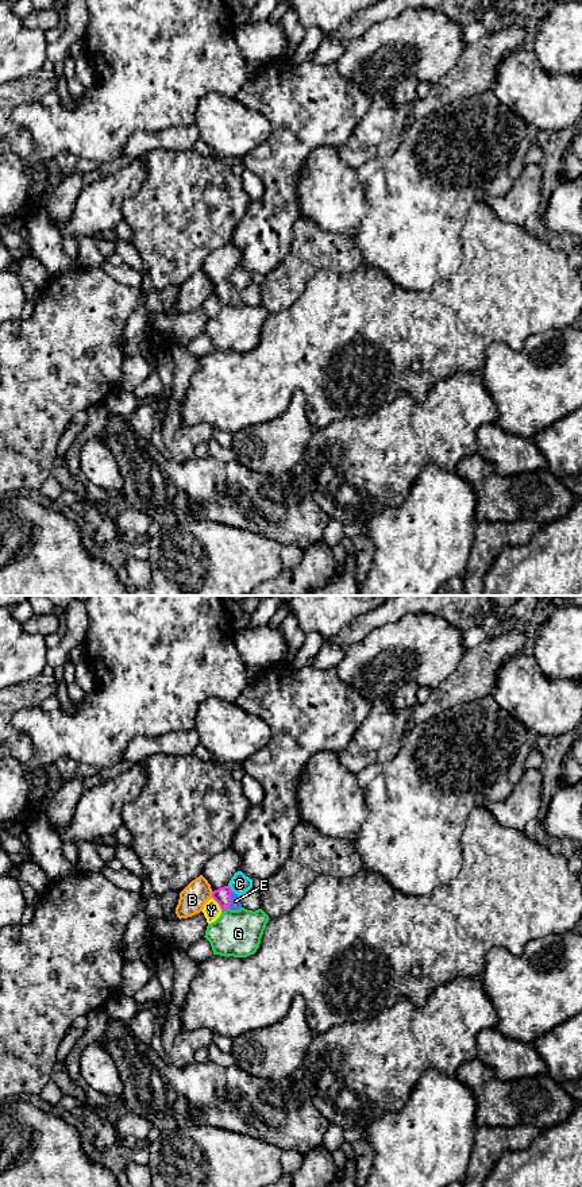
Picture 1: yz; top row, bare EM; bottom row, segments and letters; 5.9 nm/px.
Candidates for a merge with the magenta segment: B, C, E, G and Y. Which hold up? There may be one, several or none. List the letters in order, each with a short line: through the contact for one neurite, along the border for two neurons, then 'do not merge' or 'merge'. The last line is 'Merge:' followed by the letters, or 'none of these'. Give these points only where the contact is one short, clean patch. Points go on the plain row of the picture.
B: do not merge
C: do not merge
E: line yz (222, 291), (230, 295), (235, 295); merge
G: line yz (228, 303), (222, 305); do not merge
Y: do not merge
Merge: E

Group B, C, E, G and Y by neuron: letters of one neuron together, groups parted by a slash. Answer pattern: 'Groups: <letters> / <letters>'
Groups: B / C / E / G / Y

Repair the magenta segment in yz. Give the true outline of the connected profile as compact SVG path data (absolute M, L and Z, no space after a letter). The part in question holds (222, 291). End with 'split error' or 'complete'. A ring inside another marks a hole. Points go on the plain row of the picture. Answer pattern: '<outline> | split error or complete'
M230 281L212 286L212 293L219 298L221 305L238 305L242 302L240 292L235 289Z | split error

